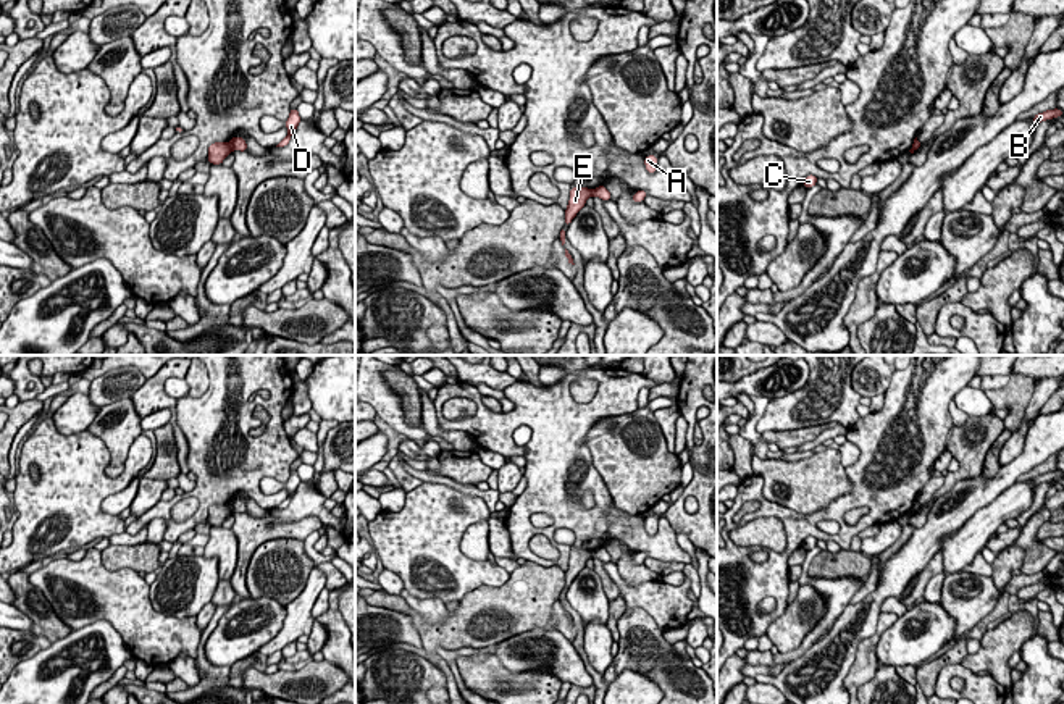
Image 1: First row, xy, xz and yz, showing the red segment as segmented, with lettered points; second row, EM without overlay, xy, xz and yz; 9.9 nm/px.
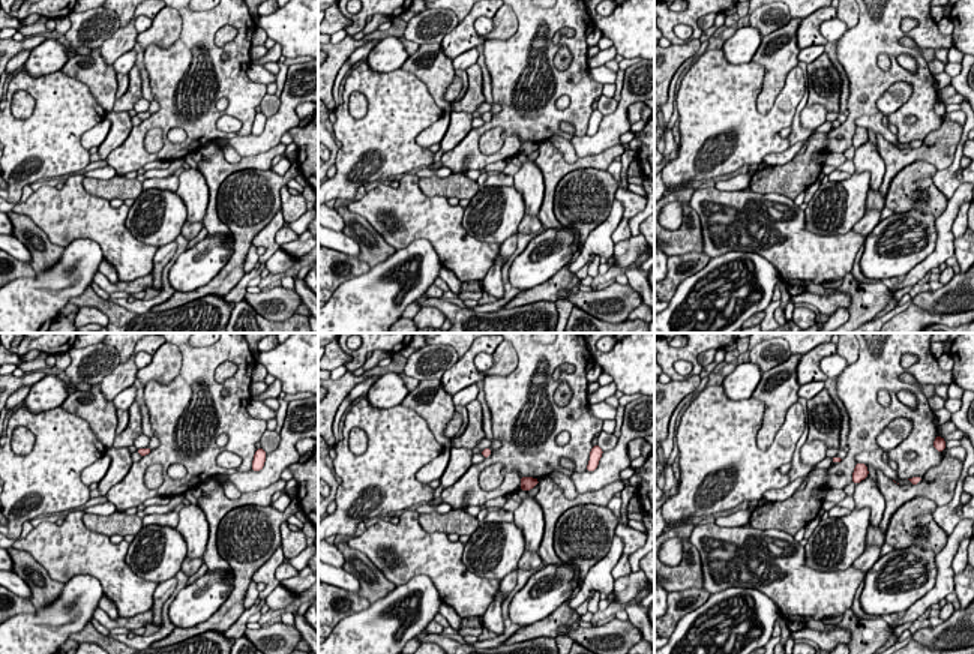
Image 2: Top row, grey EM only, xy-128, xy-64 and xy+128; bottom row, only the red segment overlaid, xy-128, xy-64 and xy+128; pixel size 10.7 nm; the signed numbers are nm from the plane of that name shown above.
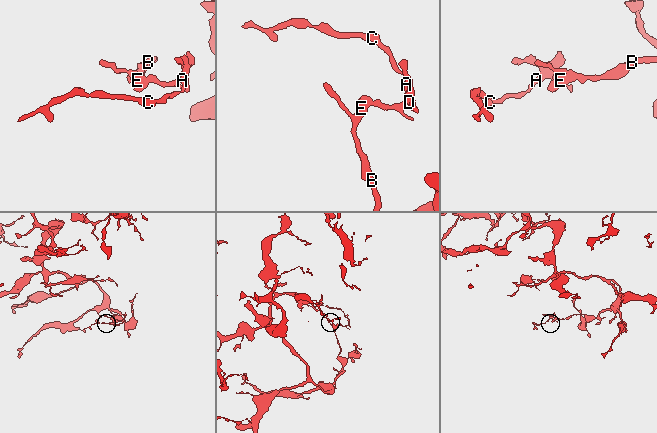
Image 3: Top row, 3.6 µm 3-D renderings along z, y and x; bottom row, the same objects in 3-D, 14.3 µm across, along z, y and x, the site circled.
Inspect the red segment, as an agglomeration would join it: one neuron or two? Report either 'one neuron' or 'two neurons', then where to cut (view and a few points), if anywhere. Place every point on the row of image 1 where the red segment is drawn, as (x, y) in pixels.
two neurons | xy (228, 142), (233, 149)

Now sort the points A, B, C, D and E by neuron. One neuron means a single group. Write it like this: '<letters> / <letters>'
A C D / B E

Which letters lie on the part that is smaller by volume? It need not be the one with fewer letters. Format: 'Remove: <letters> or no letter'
Remove: A, C, D

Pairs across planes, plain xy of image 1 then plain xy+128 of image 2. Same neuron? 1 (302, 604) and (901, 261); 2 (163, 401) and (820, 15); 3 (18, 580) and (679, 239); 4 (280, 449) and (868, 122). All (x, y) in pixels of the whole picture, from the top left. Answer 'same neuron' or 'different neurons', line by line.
1: different neurons
2: same neuron
3: same neuron
4: different neurons

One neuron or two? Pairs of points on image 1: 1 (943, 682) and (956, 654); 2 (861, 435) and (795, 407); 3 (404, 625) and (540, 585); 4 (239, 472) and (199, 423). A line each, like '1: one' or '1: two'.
1: two
2: two
3: two
4: one

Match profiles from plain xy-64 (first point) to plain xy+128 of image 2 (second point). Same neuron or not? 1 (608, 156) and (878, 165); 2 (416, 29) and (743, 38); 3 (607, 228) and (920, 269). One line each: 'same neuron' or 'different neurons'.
1: different neurons
2: different neurons
3: same neuron

